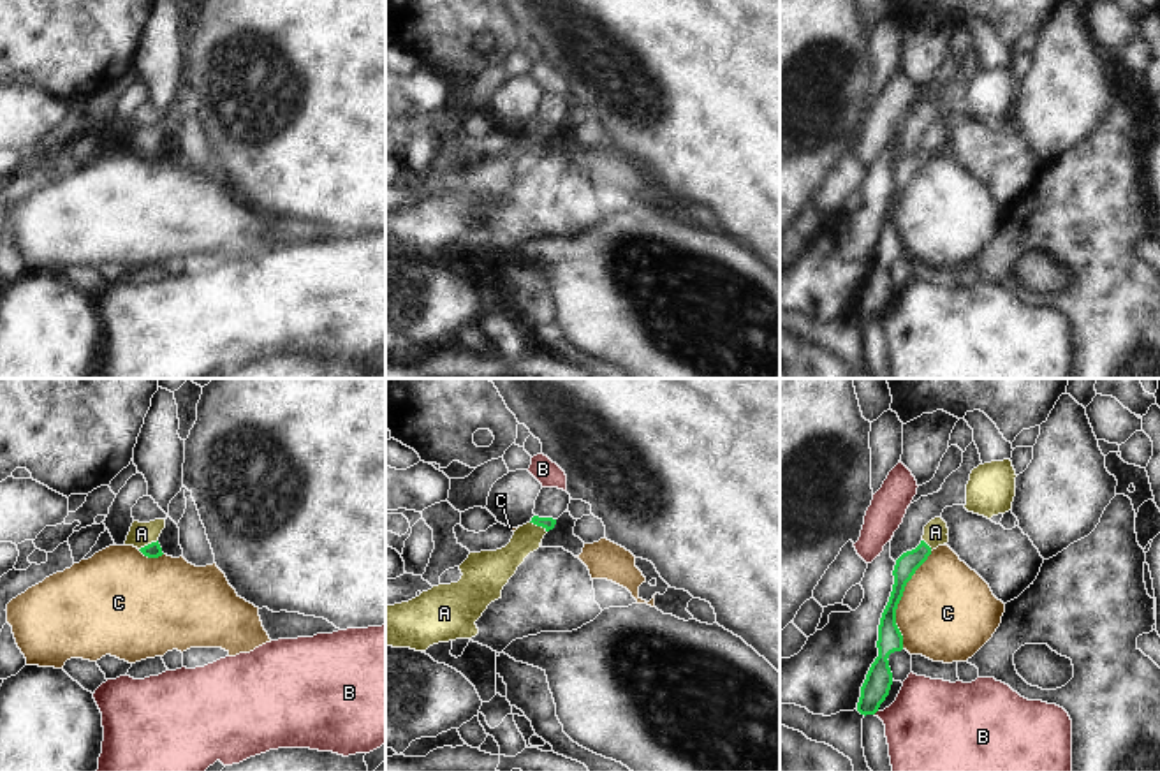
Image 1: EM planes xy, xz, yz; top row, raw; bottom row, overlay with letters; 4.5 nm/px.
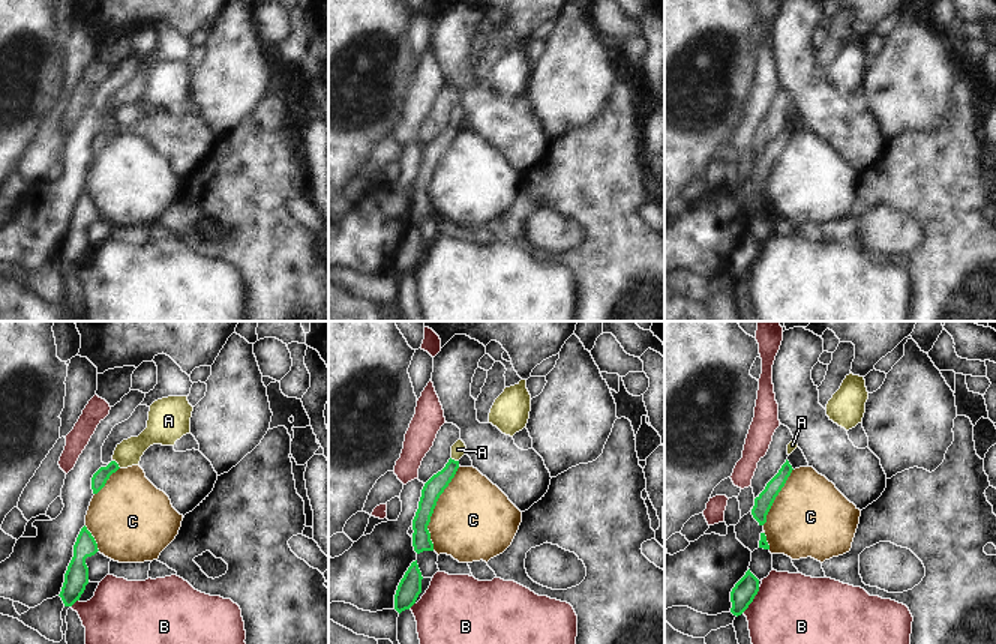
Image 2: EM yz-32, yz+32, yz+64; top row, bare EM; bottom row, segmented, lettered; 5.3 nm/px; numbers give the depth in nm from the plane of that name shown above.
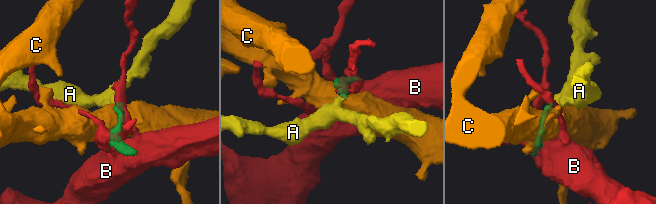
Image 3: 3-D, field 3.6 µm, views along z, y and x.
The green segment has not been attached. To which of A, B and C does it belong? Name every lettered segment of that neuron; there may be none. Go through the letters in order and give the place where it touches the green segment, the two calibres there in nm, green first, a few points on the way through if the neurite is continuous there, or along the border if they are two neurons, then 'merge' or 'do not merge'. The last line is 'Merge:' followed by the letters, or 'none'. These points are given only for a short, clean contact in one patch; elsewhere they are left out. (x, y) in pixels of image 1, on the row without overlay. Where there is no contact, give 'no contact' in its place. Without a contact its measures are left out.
A: meets green in xy at (148, 150); 70 nm thick on the green side, 110 nm on the other; runs through xy (154, 155), (148, 150), (141, 139); merge
B: meets green in yz at (875, 317); 120 nm thick on the green side, 380 nm on the other; border along yz (877, 315), (873, 319); do not merge
C: meets green in yz at (900, 205); 110 nm thick on the green side, 440 nm on the other; do not merge
Merge: A

